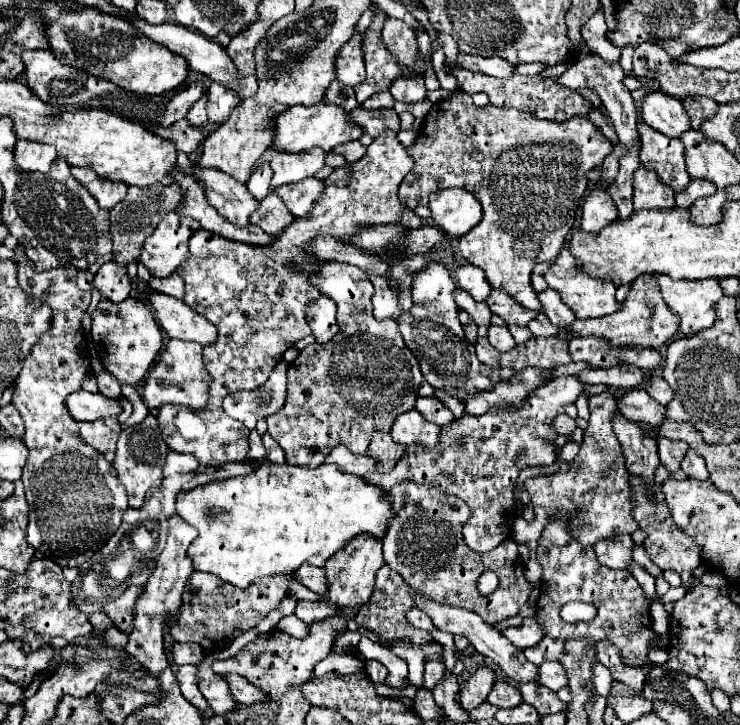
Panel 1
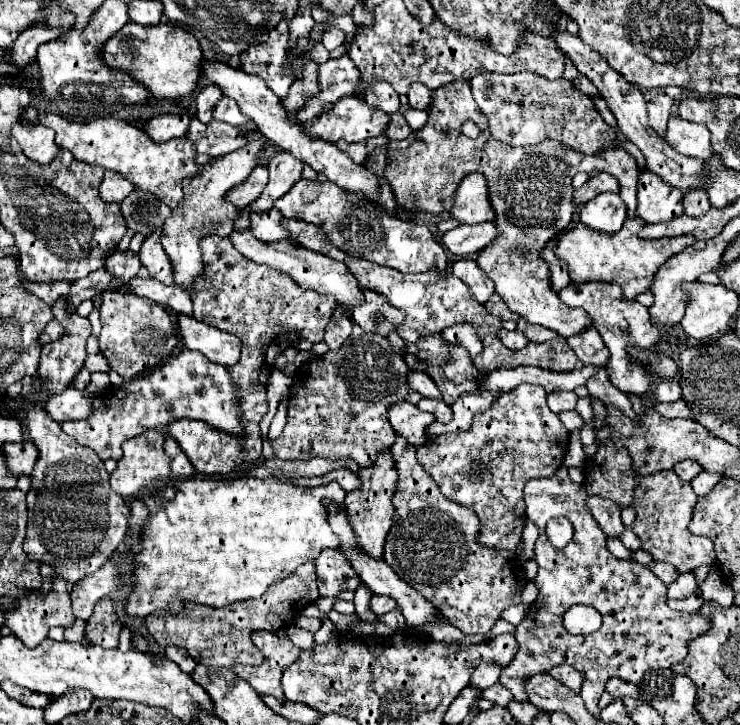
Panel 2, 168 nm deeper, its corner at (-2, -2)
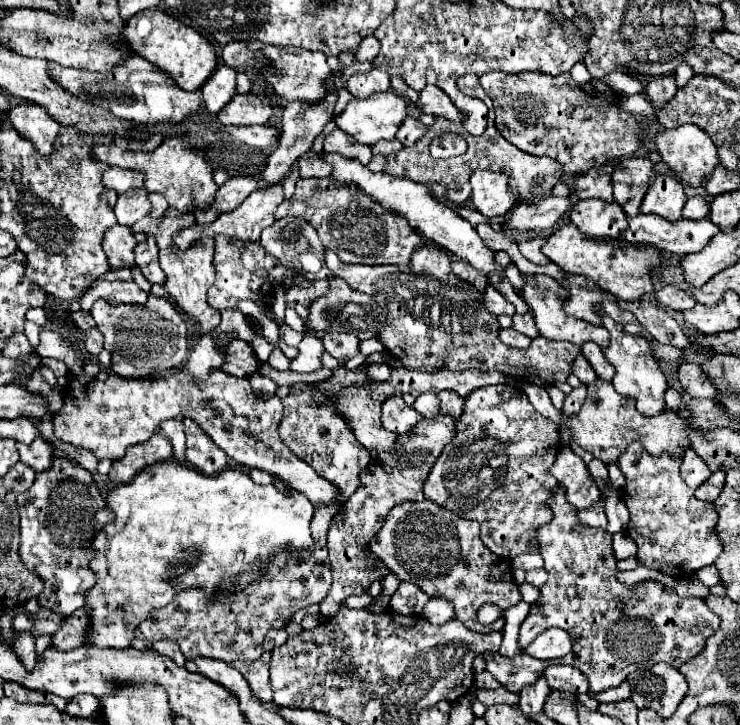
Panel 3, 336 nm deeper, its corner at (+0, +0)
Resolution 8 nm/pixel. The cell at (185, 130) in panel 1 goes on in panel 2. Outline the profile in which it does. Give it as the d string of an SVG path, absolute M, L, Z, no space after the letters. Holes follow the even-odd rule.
M195 118L189 126L187 138L195 142L197 152L209 154L213 158L225 156L247 144L245 130L235 128L231 124L223 124L219 120L211 120L209 124L203 124L201 120Z

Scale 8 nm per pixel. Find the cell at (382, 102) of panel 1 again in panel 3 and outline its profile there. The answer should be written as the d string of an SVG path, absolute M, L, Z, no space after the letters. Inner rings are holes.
M381 70L353 74L347 80L347 90L355 98L367 98L367 96L371 96L375 92L385 92L385 90L389 90L389 76L385 72L381 72Z

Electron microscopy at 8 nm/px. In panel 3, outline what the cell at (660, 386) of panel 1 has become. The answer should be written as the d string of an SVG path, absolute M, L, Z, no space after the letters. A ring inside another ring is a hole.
M667 388L667 392L665 392L665 404L671 410L679 410L681 404L683 404L683 398L681 398L681 394L675 388Z

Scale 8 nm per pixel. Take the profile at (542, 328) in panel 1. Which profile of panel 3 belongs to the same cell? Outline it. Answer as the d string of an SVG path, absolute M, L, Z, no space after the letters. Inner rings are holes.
M527 312L527 314L515 314L515 316L513 316L513 328L515 328L517 332L529 336L529 338L537 338L537 336L539 336L539 330L537 330L537 326L535 326L535 322L533 322L531 312Z

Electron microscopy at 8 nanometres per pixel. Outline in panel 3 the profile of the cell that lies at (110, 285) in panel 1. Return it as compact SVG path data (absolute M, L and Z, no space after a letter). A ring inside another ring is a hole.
M113 226L105 232L103 238L103 250L109 258L109 266L113 270L117 268L129 268L133 266L133 248L135 248L135 238L131 234L131 228L127 226Z

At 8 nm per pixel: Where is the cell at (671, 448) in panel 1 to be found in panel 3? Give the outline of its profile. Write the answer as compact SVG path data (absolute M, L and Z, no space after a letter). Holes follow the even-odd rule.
M687 450L683 456L683 462L681 462L681 478L687 482L687 486L697 488L709 476L711 476L711 472L707 470L705 462L697 454L693 454L693 450Z

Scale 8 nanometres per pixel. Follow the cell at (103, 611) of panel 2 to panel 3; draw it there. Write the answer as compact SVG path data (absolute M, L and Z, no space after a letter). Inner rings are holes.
M89 606L75 610L65 626L53 634L53 646L57 650L73 650L85 644L85 634L89 634Z

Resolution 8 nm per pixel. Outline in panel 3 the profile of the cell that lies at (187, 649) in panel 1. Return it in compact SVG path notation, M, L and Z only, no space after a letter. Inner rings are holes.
M159 640L159 642L151 644L151 648L153 648L155 652L159 652L159 654L163 654L163 656L173 658L179 666L185 666L185 656L181 654L181 650L179 650L179 646L177 646L175 642L169 642L169 640Z

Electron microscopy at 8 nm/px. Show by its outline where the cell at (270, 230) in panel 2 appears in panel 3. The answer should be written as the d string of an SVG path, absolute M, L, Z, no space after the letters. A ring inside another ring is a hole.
M285 216L281 220L275 220L273 226L265 228L261 232L261 246L273 254L283 266L293 268L297 274L303 274L305 280L329 280L333 274L329 272L329 268L325 266L325 256L323 256L323 244L315 232L315 228L301 220L301 218L293 218L293 216Z

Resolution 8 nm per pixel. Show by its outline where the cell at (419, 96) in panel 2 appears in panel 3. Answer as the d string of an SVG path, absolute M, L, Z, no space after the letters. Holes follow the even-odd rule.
M425 86L419 92L419 100L417 100L417 110L423 114L433 114L433 116L445 116L449 120L461 122L461 112L453 106L453 102L449 100L449 96L445 92L441 92L437 86Z

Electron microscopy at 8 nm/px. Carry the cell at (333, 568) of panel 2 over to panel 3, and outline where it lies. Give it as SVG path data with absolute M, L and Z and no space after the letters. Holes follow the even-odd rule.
M437 416L435 420L421 420L413 426L409 436L399 436L399 442L393 452L383 452L379 456L373 456L373 462L369 470L361 474L361 484L355 490L355 494L345 502L343 514L337 516L337 520L331 522L329 534L327 534L327 548L331 558L331 572L333 572L333 584L325 600L321 602L321 614L331 618L337 614L341 602L349 596L363 594L371 582L381 580L389 570L383 566L381 572L375 572L373 568L367 568L365 556L361 554L363 546L369 544L373 534L381 528L387 512L405 502L405 500L423 500L423 480L433 468L437 456L441 450L453 440L455 434L455 418Z

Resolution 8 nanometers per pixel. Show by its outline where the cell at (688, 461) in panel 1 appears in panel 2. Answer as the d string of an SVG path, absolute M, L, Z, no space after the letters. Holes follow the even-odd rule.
M701 472L699 476L695 476L695 480L691 480L691 486L693 486L693 490L695 490L697 496L705 496L705 494L709 494L709 492L715 488L715 484L717 484L719 480L721 480L719 474Z

